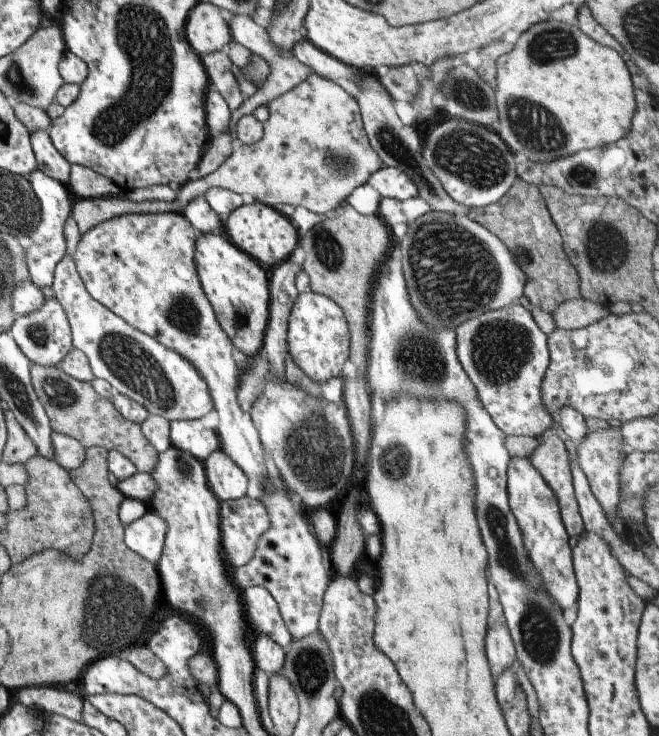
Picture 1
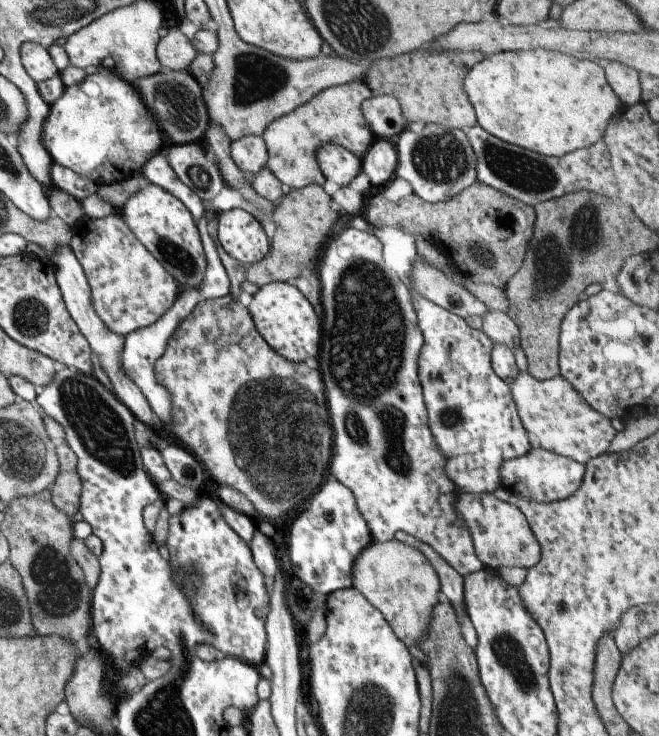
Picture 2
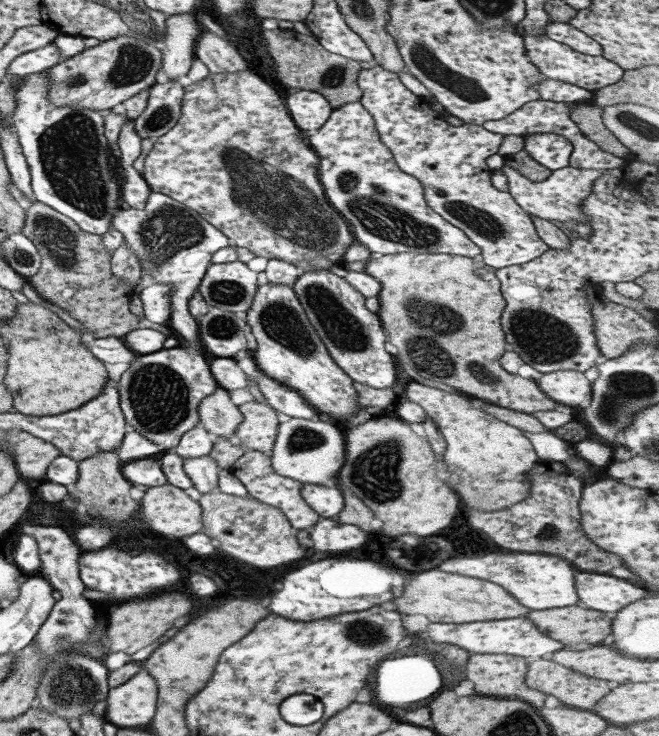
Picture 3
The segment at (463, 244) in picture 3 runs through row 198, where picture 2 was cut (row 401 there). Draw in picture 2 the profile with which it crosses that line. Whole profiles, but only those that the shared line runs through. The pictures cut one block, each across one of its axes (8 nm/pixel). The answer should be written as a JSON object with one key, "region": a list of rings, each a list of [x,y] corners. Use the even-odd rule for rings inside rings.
{"region":[[[348,227],[341,234],[329,238],[323,246],[323,257],[319,265],[317,275],[320,282],[320,303],[322,306],[320,350],[317,356],[318,370],[322,376],[324,384],[324,395],[326,398],[327,412],[331,420],[332,428],[332,455],[329,464],[328,478],[335,478],[343,486],[346,486],[354,494],[354,503],[358,511],[363,515],[369,527],[373,541],[385,542],[393,538],[397,530],[410,534],[415,538],[429,544],[431,548],[447,564],[450,564],[462,577],[469,573],[478,571],[482,567],[482,562],[477,558],[472,543],[472,526],[465,520],[465,516],[459,515],[454,509],[454,503],[460,498],[460,493],[456,490],[456,484],[451,479],[446,478],[444,471],[444,456],[438,451],[437,443],[434,443],[433,435],[426,423],[426,408],[422,395],[422,386],[418,381],[417,365],[418,354],[420,353],[423,339],[421,329],[418,327],[418,320],[412,307],[410,290],[393,271],[386,267],[381,260],[381,243],[375,236],[366,232]]]}

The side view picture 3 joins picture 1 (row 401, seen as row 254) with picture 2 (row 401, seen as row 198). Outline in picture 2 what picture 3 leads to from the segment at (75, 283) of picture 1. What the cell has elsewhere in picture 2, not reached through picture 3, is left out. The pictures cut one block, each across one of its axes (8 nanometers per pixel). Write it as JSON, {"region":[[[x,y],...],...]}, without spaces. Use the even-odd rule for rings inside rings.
{"region":[[[197,289],[180,290],[173,304],[163,313],[159,320],[124,336],[122,349],[118,354],[118,369],[139,389],[142,397],[148,402],[151,410],[162,420],[163,424],[167,423],[172,416],[172,396],[156,379],[154,362],[163,354],[167,341],[173,336],[175,329],[182,323],[182,320],[189,316],[190,310],[193,310],[199,300],[200,296]]]}

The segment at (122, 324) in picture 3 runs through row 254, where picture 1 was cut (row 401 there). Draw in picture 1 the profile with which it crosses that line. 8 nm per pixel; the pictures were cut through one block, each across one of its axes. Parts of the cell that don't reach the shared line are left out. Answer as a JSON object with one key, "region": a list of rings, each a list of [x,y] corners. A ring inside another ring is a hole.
{"region":[[[30,366],[30,384],[50,423],[50,430],[77,440],[84,448],[100,447],[125,456],[136,472],[149,473],[156,464],[156,451],[144,437],[141,426],[124,420],[112,402],[98,396],[87,382],[70,378],[58,366]]]}

